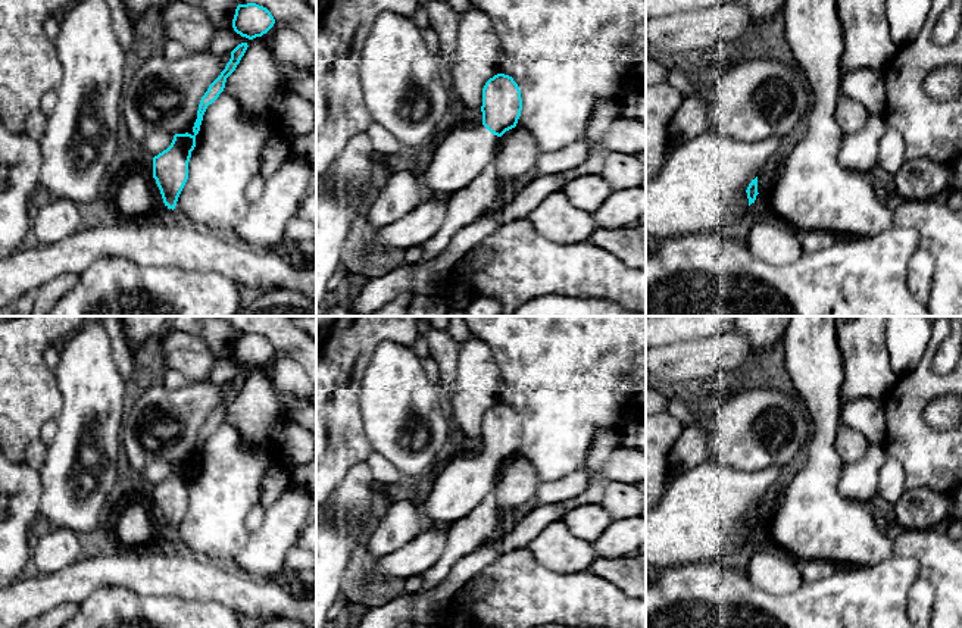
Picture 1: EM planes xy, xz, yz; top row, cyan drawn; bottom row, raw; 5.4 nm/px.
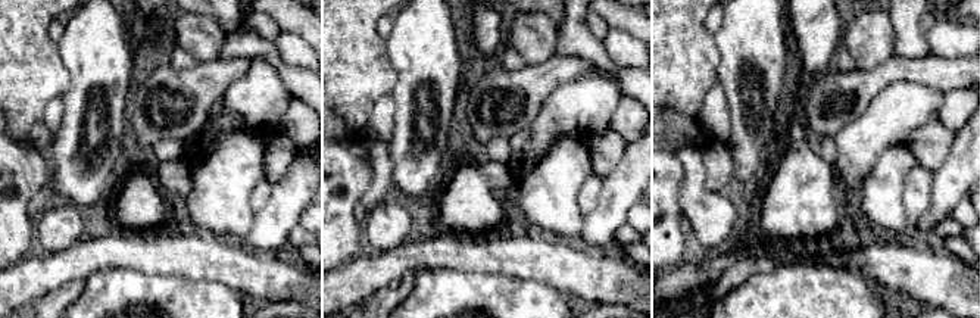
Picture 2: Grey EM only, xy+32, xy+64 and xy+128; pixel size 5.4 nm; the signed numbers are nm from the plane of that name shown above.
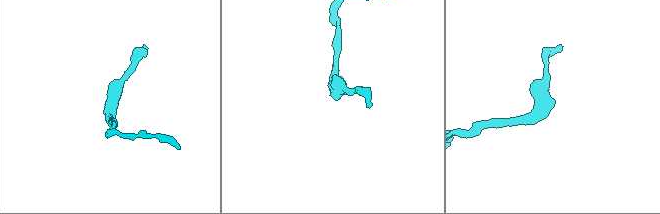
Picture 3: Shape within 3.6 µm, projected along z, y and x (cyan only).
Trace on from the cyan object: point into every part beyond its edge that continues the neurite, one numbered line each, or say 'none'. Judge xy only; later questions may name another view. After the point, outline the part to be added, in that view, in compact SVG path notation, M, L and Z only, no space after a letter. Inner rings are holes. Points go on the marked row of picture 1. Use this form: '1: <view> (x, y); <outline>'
1: xy (131, 194); M119 166L106 193L106 207L113 218L154 219L165 203L156 179Z

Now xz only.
1: xz (462, 152); M449 122L438 134L435 151L421 181L431 196L450 197L469 187L494 162L500 137L482 124Z

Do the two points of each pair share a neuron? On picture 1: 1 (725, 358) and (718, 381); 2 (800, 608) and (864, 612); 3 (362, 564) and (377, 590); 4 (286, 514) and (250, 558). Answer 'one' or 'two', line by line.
1: two
2: one
3: one
4: one

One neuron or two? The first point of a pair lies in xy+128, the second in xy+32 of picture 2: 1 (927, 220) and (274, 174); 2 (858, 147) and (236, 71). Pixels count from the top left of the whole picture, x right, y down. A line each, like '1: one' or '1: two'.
1: two
2: two

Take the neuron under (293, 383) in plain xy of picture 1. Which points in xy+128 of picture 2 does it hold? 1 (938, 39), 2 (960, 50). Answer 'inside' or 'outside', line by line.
1: inside
2: inside

